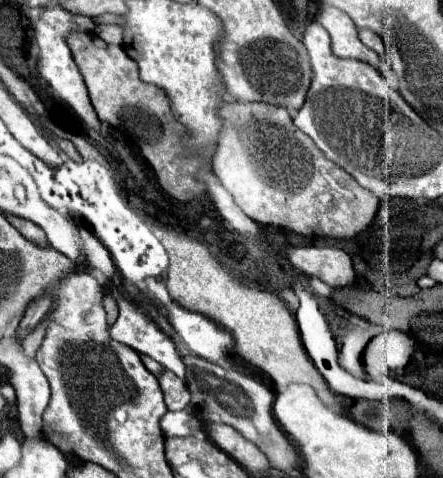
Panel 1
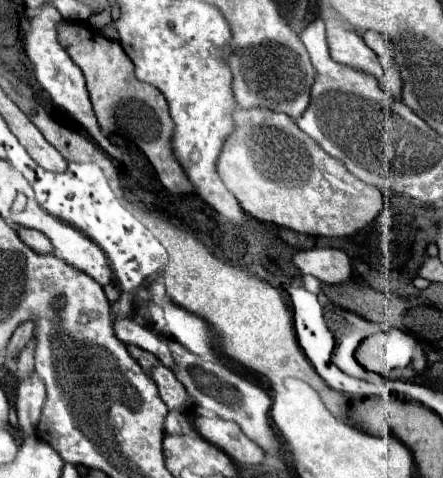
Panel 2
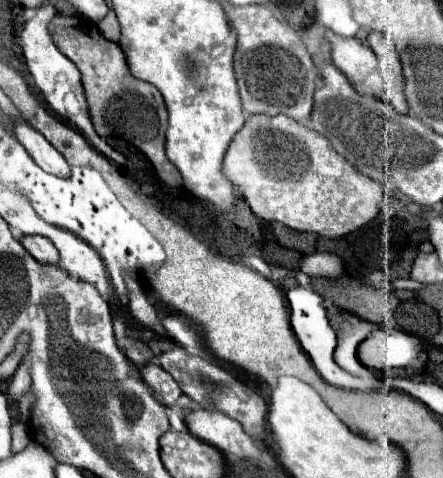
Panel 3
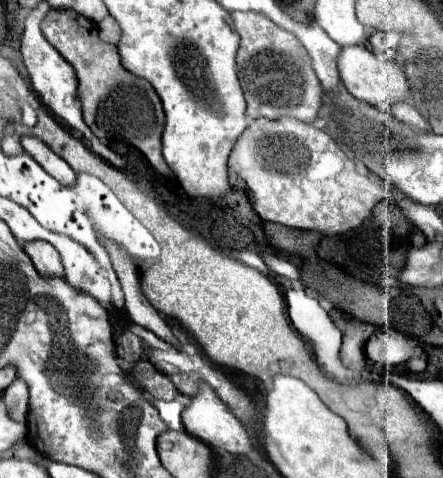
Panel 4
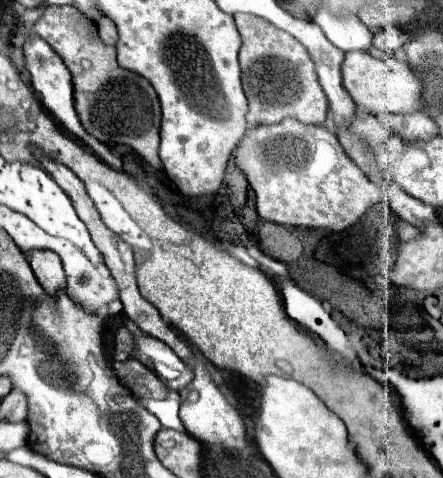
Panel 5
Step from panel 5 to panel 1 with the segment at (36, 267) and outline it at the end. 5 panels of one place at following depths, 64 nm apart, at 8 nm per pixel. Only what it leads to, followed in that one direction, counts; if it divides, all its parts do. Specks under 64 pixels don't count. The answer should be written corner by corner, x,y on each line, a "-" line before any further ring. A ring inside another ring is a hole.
8,216
8,218
10,218
10,222
12,222
12,226
14,226
20,234
24,234
26,240
36,242
36,246
48,246
48,240
46,240
42,228
38,228
36,224
32,224
32,222
28,222
28,220
16,218
16,216

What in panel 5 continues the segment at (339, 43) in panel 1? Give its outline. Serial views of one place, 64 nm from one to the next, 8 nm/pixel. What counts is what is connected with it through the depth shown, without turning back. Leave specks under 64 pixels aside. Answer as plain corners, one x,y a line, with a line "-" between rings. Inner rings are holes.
348,52
342,62
342,78
344,88
356,102
356,106
362,112
368,114
412,114
412,112
424,112
424,104
420,104
420,76
412,72
410,64
404,60
398,60
394,56
388,56
386,60
374,58
368,52

